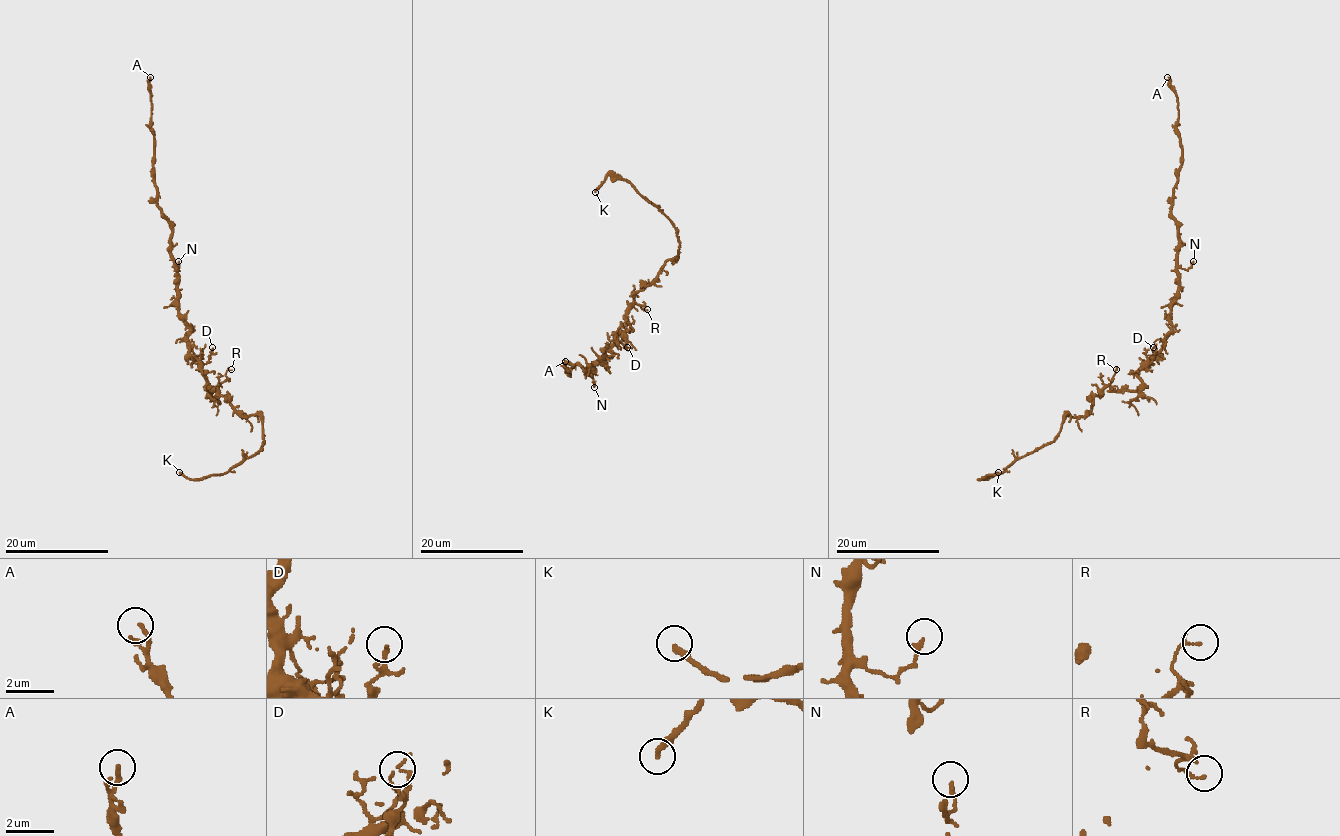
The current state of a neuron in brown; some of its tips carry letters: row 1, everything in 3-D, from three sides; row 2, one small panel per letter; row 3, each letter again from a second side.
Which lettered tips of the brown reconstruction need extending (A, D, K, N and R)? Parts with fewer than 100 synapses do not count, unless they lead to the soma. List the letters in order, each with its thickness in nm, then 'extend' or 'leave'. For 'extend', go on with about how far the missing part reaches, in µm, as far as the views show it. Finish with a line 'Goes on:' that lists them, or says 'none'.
A: 160 nm thick; leave
D: 160 nm thick; leave
K: 260 nm thick; extend; about 3 µm are missing
N: 160 nm thick; leave
R: 150 nm thick; leave
Goes on: K

